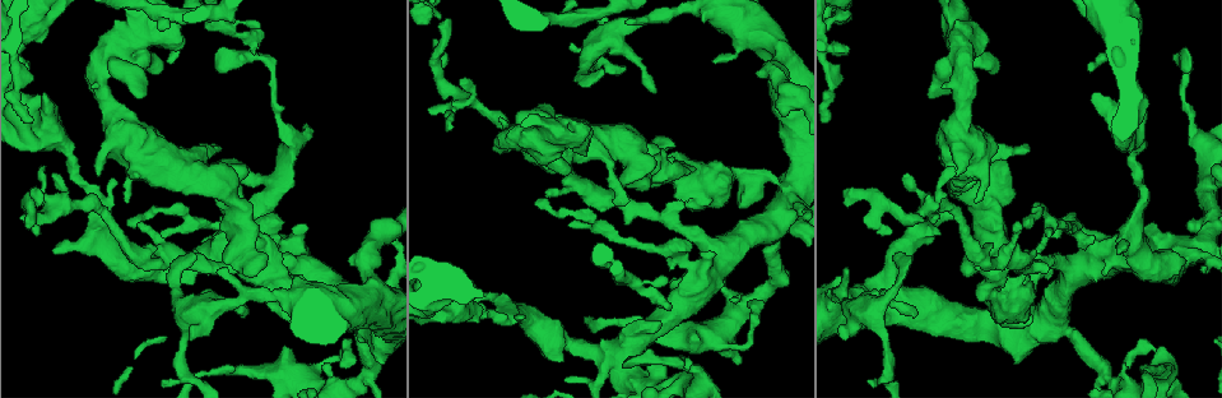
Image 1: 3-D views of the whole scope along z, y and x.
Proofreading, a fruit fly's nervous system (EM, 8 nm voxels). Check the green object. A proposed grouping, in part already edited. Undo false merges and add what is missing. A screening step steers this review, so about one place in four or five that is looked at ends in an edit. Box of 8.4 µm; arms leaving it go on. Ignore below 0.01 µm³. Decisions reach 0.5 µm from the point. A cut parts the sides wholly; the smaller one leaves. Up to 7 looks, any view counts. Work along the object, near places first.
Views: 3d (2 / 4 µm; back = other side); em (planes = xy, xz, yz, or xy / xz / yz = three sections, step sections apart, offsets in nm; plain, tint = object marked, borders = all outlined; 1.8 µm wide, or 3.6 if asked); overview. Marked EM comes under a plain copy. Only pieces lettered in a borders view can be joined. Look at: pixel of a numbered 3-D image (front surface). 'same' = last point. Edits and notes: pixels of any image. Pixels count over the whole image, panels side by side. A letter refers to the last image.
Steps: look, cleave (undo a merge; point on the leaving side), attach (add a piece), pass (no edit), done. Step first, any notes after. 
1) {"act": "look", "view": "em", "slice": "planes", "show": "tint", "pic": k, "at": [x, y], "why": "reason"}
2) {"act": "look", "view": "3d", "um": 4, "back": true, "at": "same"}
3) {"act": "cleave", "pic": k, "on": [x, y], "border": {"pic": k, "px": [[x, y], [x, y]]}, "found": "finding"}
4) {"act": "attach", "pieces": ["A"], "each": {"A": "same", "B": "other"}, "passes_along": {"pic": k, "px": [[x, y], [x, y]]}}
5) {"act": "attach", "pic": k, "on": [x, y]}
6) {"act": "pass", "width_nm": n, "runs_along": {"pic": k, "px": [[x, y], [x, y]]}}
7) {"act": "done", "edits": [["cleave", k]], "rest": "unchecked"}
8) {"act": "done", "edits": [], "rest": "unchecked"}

{"act": "look", "view": "em", "slice": "yz", "step": 4, "show": "tint", "pic": 1, "at": [55, 248], "why": "an open end"}

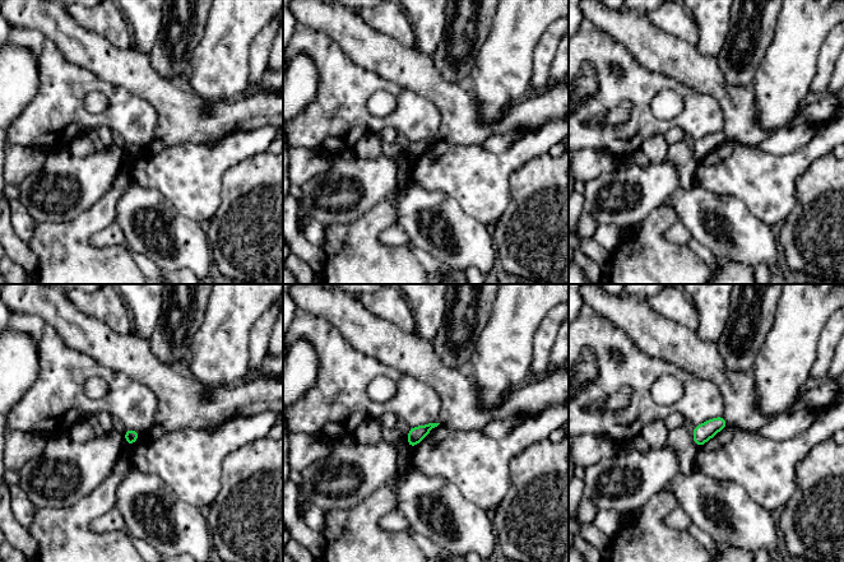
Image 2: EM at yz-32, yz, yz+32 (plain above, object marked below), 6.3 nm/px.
{"act": "look", "view": "em", "slice": "planes", "show": "borders", "at": "same", "why": "cut it another way"}

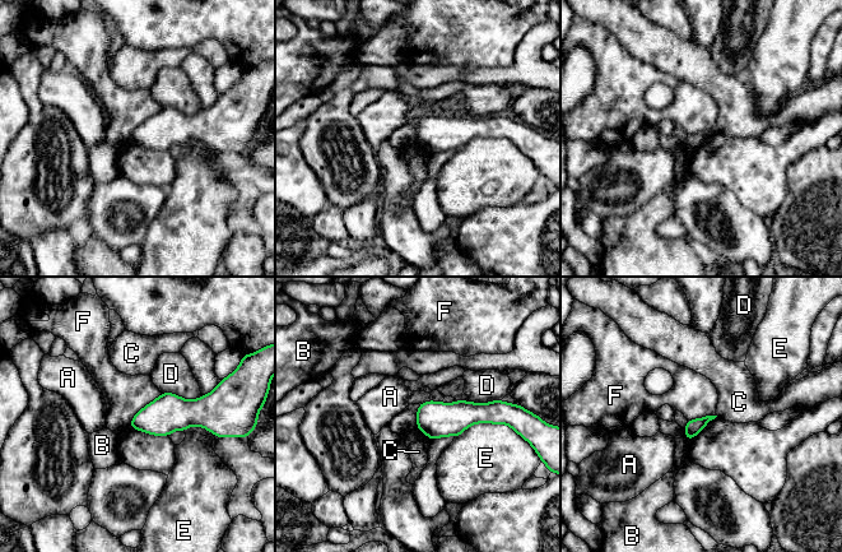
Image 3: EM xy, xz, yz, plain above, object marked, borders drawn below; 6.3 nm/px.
{"act": "pass", "each": {"A": "other", "B": "other", "C": "other", "D": "other", "E": "other", "F": "other"}, "found": "no lettered piece goes on from it"}

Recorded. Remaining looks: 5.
{"act": "look", "view": "em", "slice": "planes", "show": "borders", "pic": 1, "at": [917, 313], "why": "free end"}

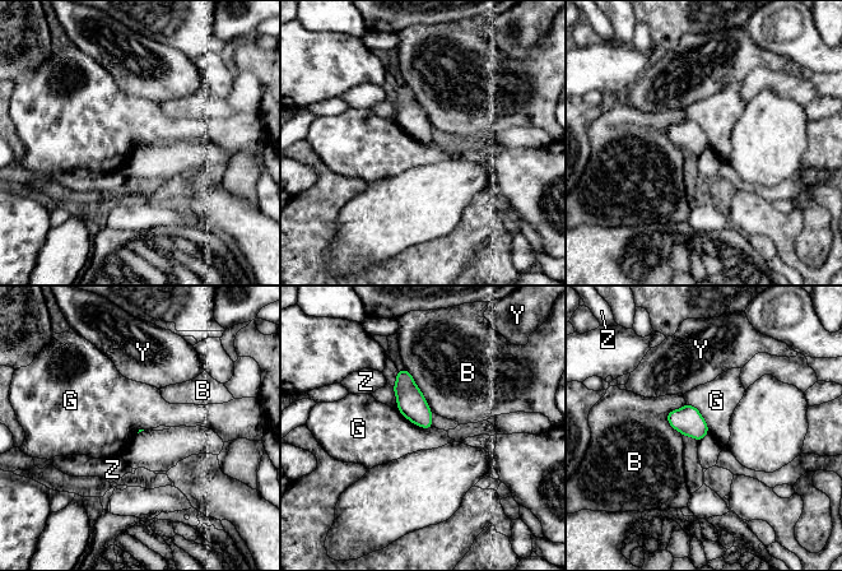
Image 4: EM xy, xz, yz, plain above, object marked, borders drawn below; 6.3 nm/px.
{"act": "pass", "each": {"B": "other", "G": "other", "Y": "other", "Z": "other"}, "border": {"pic": 4, "px": [[398, 411], [422, 427], [432, 427]]}, "found": "no lettered piece goes on from it"}

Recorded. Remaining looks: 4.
{"act": "look", "view": "em", "um": 3.6, "slice": "xy", "step": 16, "show": "tint", "pic": 1, "at": [553, 132], "why": "sharp bend"}

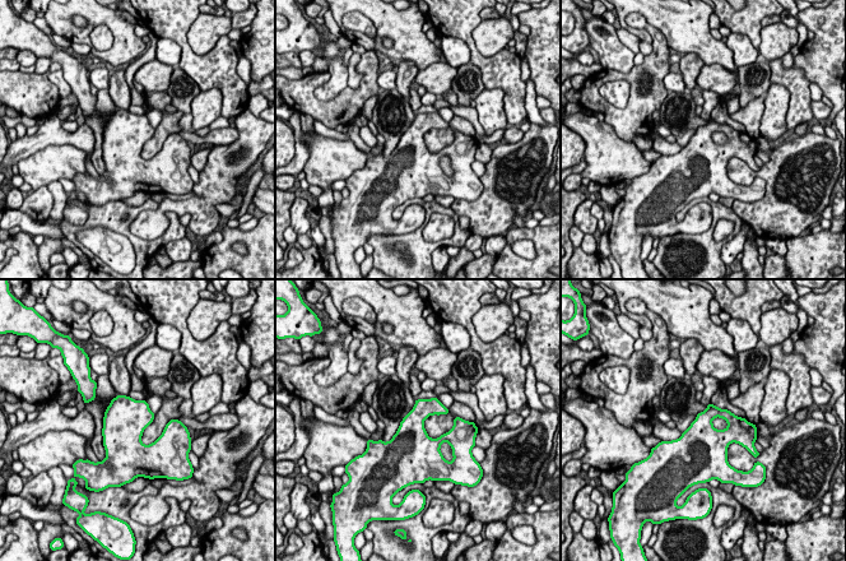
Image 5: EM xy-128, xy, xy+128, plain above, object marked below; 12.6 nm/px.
{"act": "look", "view": "em", "um": 3.6, "slice": "planes", "show": "borders", "at": "same"}

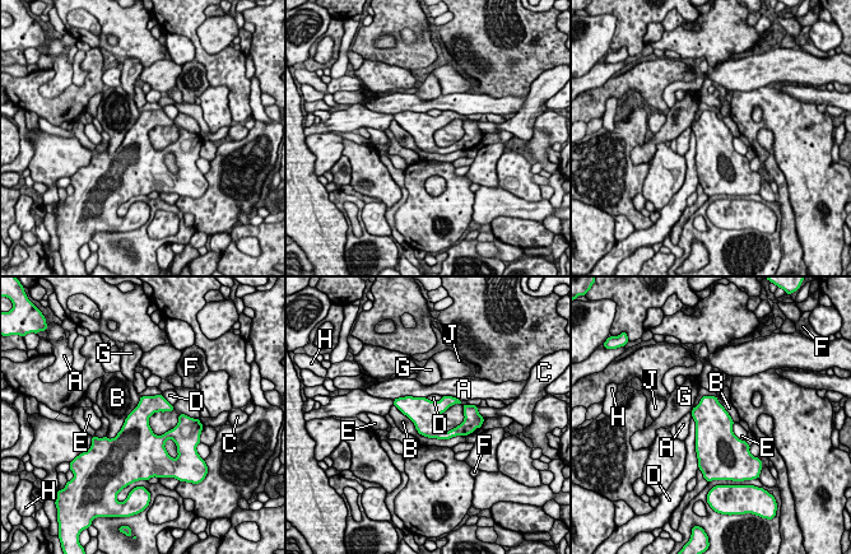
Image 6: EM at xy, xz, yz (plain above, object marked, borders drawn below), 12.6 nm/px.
{"act": "pass", "each": {"A": "other", "B": "other", "C": "other", "D": "other", "E": "other", "F": "other", "G": "other", "H": "other", "J": "other"}, "runs_along": {"pic": 6, "px": [[396, 403], [436, 434], [464, 427]]}, "found": "all the same neuron"}

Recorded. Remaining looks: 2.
{"act": "done", "edits": [], "rest": "unchecked"}

